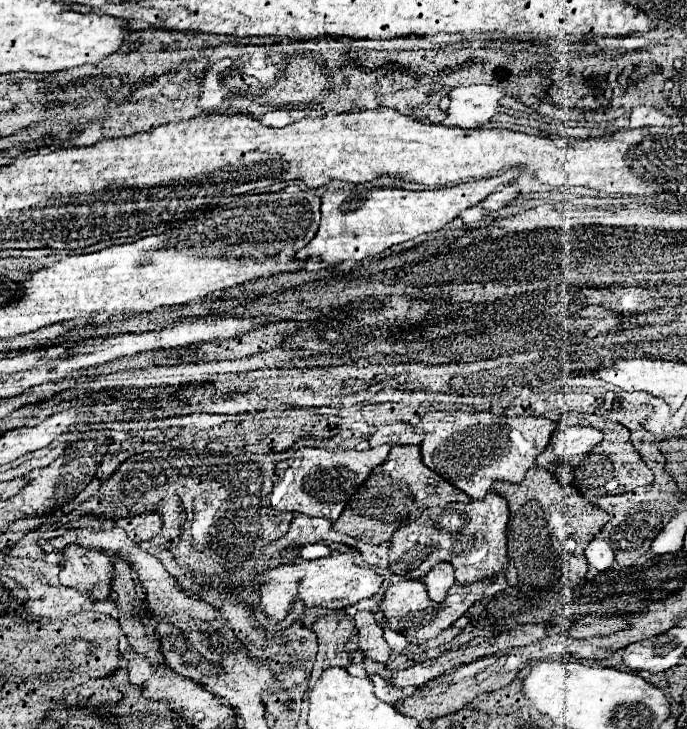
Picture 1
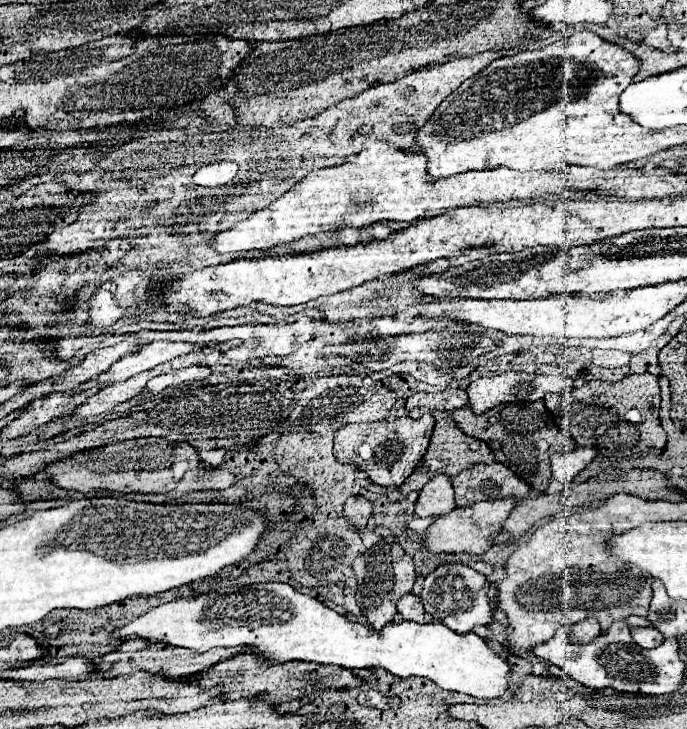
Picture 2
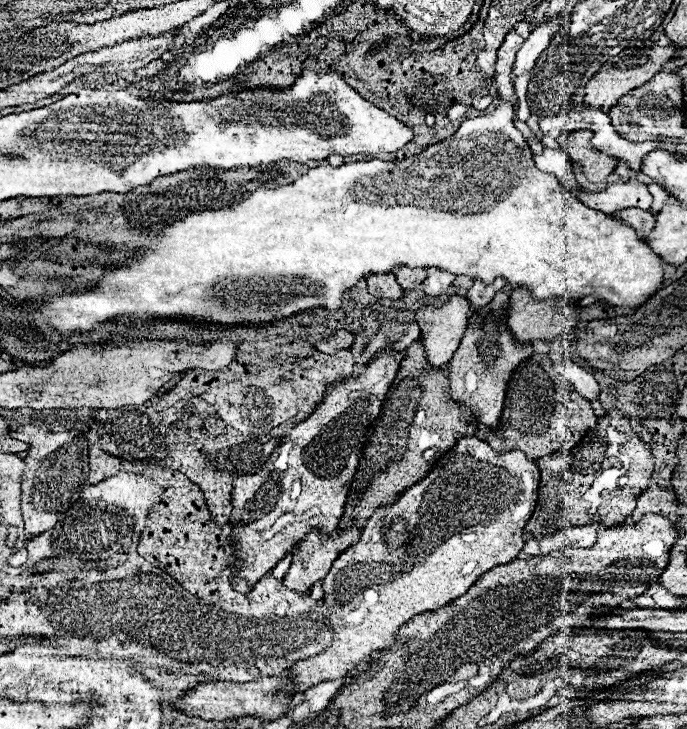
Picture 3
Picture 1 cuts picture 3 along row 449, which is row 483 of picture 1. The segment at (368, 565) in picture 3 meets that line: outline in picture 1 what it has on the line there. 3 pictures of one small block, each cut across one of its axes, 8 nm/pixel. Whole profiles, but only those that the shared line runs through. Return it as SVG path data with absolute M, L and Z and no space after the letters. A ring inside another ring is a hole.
M462 412L462 414L468 416L460 418L464 420L464 424L454 420L440 430L438 428L418 430L416 424L414 430L424 432L424 440L420 444L424 464L472 498L486 496L494 480L522 482L526 470L532 468L536 456L546 448L552 426L556 428L552 420L542 416L504 416L504 414L498 416L492 412Z

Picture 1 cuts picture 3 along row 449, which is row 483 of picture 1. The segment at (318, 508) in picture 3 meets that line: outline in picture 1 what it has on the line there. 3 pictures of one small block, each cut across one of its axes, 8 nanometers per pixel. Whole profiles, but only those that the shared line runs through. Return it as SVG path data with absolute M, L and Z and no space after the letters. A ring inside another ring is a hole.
M382 444L368 450L324 450L324 448L298 448L294 450L294 458L290 468L280 476L272 494L270 506L274 510L300 512L306 516L320 516L328 520L336 520L350 498L356 494L360 484L368 478L368 474L380 466L388 452L390 444Z

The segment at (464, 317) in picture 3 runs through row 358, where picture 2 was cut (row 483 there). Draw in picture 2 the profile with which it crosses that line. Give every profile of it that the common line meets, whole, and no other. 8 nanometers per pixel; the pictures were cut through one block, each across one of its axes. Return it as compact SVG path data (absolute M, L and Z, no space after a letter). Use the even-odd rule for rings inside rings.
M440 474L436 478L432 478L420 492L418 500L416 500L416 506L414 506L414 512L416 516L420 518L426 518L426 516L444 516L448 512L452 512L456 508L456 502L454 502L454 488L452 488L452 482L448 476Z

